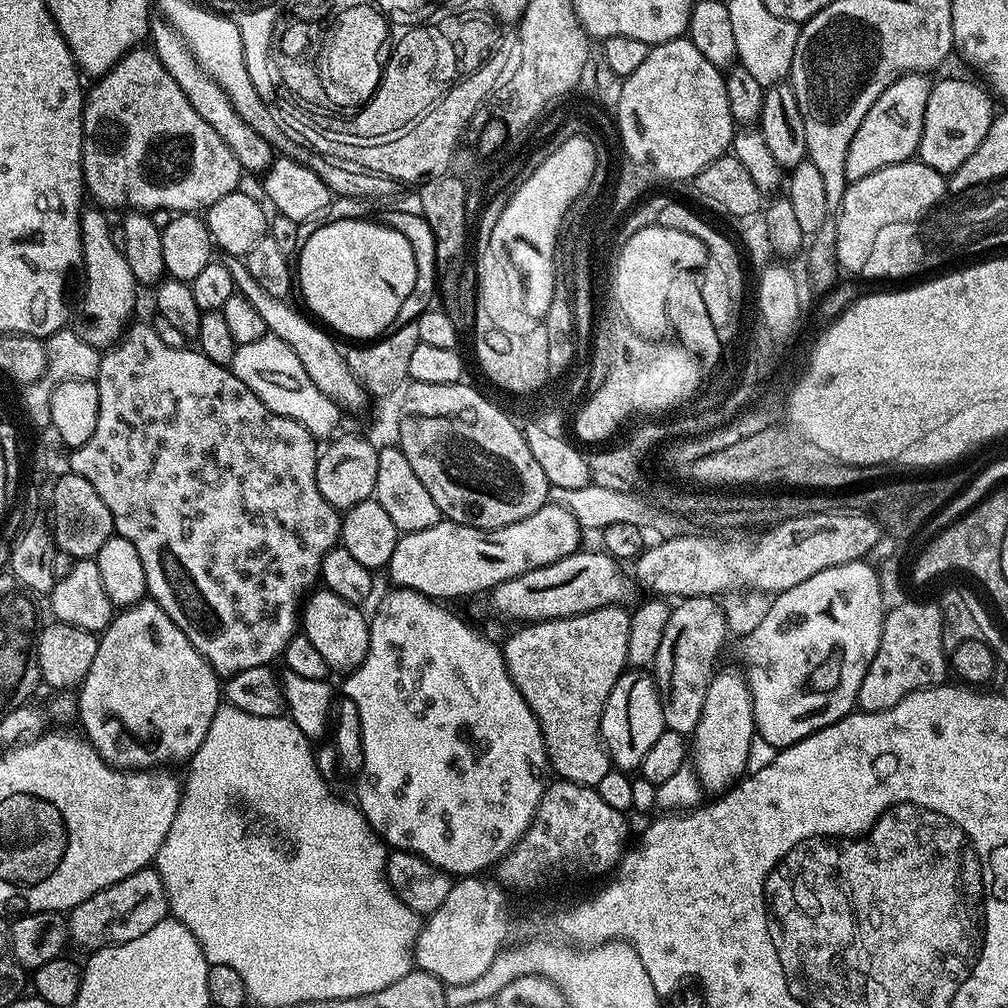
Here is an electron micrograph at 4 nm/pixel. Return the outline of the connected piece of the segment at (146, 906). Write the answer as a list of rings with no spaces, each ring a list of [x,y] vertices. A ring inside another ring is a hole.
[[[149,866],[130,874],[130,878],[122,878],[122,882],[114,882],[114,886],[106,886],[106,890],[98,890],[98,894],[71,909],[66,916],[66,932],[71,943],[73,940],[87,950],[109,948],[112,944],[130,942],[130,938],[139,938],[168,915],[162,880],[155,867]]]

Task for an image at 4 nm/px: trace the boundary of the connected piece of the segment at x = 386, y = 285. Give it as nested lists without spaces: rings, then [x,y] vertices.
[[[355,218],[329,219],[327,223],[314,229],[300,248],[300,262],[304,267],[298,270],[298,292],[300,288],[305,306],[313,313],[308,312],[321,325],[327,326],[333,333],[349,336],[352,339],[349,341],[371,342],[385,335],[396,324],[402,302],[406,302],[410,290],[414,290],[414,250],[410,250],[410,242],[397,227],[386,228]]]

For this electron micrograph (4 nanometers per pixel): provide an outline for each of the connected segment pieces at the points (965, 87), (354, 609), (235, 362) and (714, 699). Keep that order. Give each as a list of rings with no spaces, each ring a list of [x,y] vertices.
[[[940,80],[932,84],[918,153],[921,164],[951,174],[966,162],[966,158],[970,158],[970,154],[974,154],[974,150],[978,150],[994,119],[993,97],[981,88],[968,80]]]
[[[327,590],[315,591],[302,608],[302,632],[303,635],[314,642],[314,647],[326,658],[329,669],[333,673],[349,674],[368,657],[370,646],[370,623],[367,615],[360,613],[361,609],[355,604],[338,598],[338,594]]]
[[[271,334],[258,338],[258,342],[246,342],[239,345],[232,359],[232,373],[256,395],[266,407],[296,420],[312,436],[331,437],[340,424],[342,409],[318,390],[306,374],[303,362],[289,344]]]
[[[724,672],[709,679],[706,702],[702,702],[702,718],[690,736],[690,764],[705,793],[723,794],[749,771],[748,755],[752,752],[756,722],[752,718],[748,685],[736,676]]]

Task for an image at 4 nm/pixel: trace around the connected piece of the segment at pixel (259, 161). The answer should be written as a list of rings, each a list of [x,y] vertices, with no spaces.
[[[156,18],[151,21],[150,46],[162,62],[162,66],[166,66],[166,74],[170,74],[170,78],[174,78],[174,82],[178,82],[178,90],[182,90],[182,94],[186,94],[186,100],[190,102],[190,106],[194,106],[194,111],[202,114],[202,118],[206,118],[206,122],[210,122],[210,126],[214,126],[218,138],[222,138],[222,142],[226,142],[226,146],[230,146],[230,154],[234,154],[234,158],[238,158],[241,169],[245,173],[267,173],[274,159],[270,142],[266,142],[266,138],[260,137],[251,126],[246,126],[246,122],[242,122],[242,114],[238,114],[238,110],[234,110],[226,90],[222,90],[220,83],[213,76],[209,76],[197,63],[187,44],[167,20]]]

